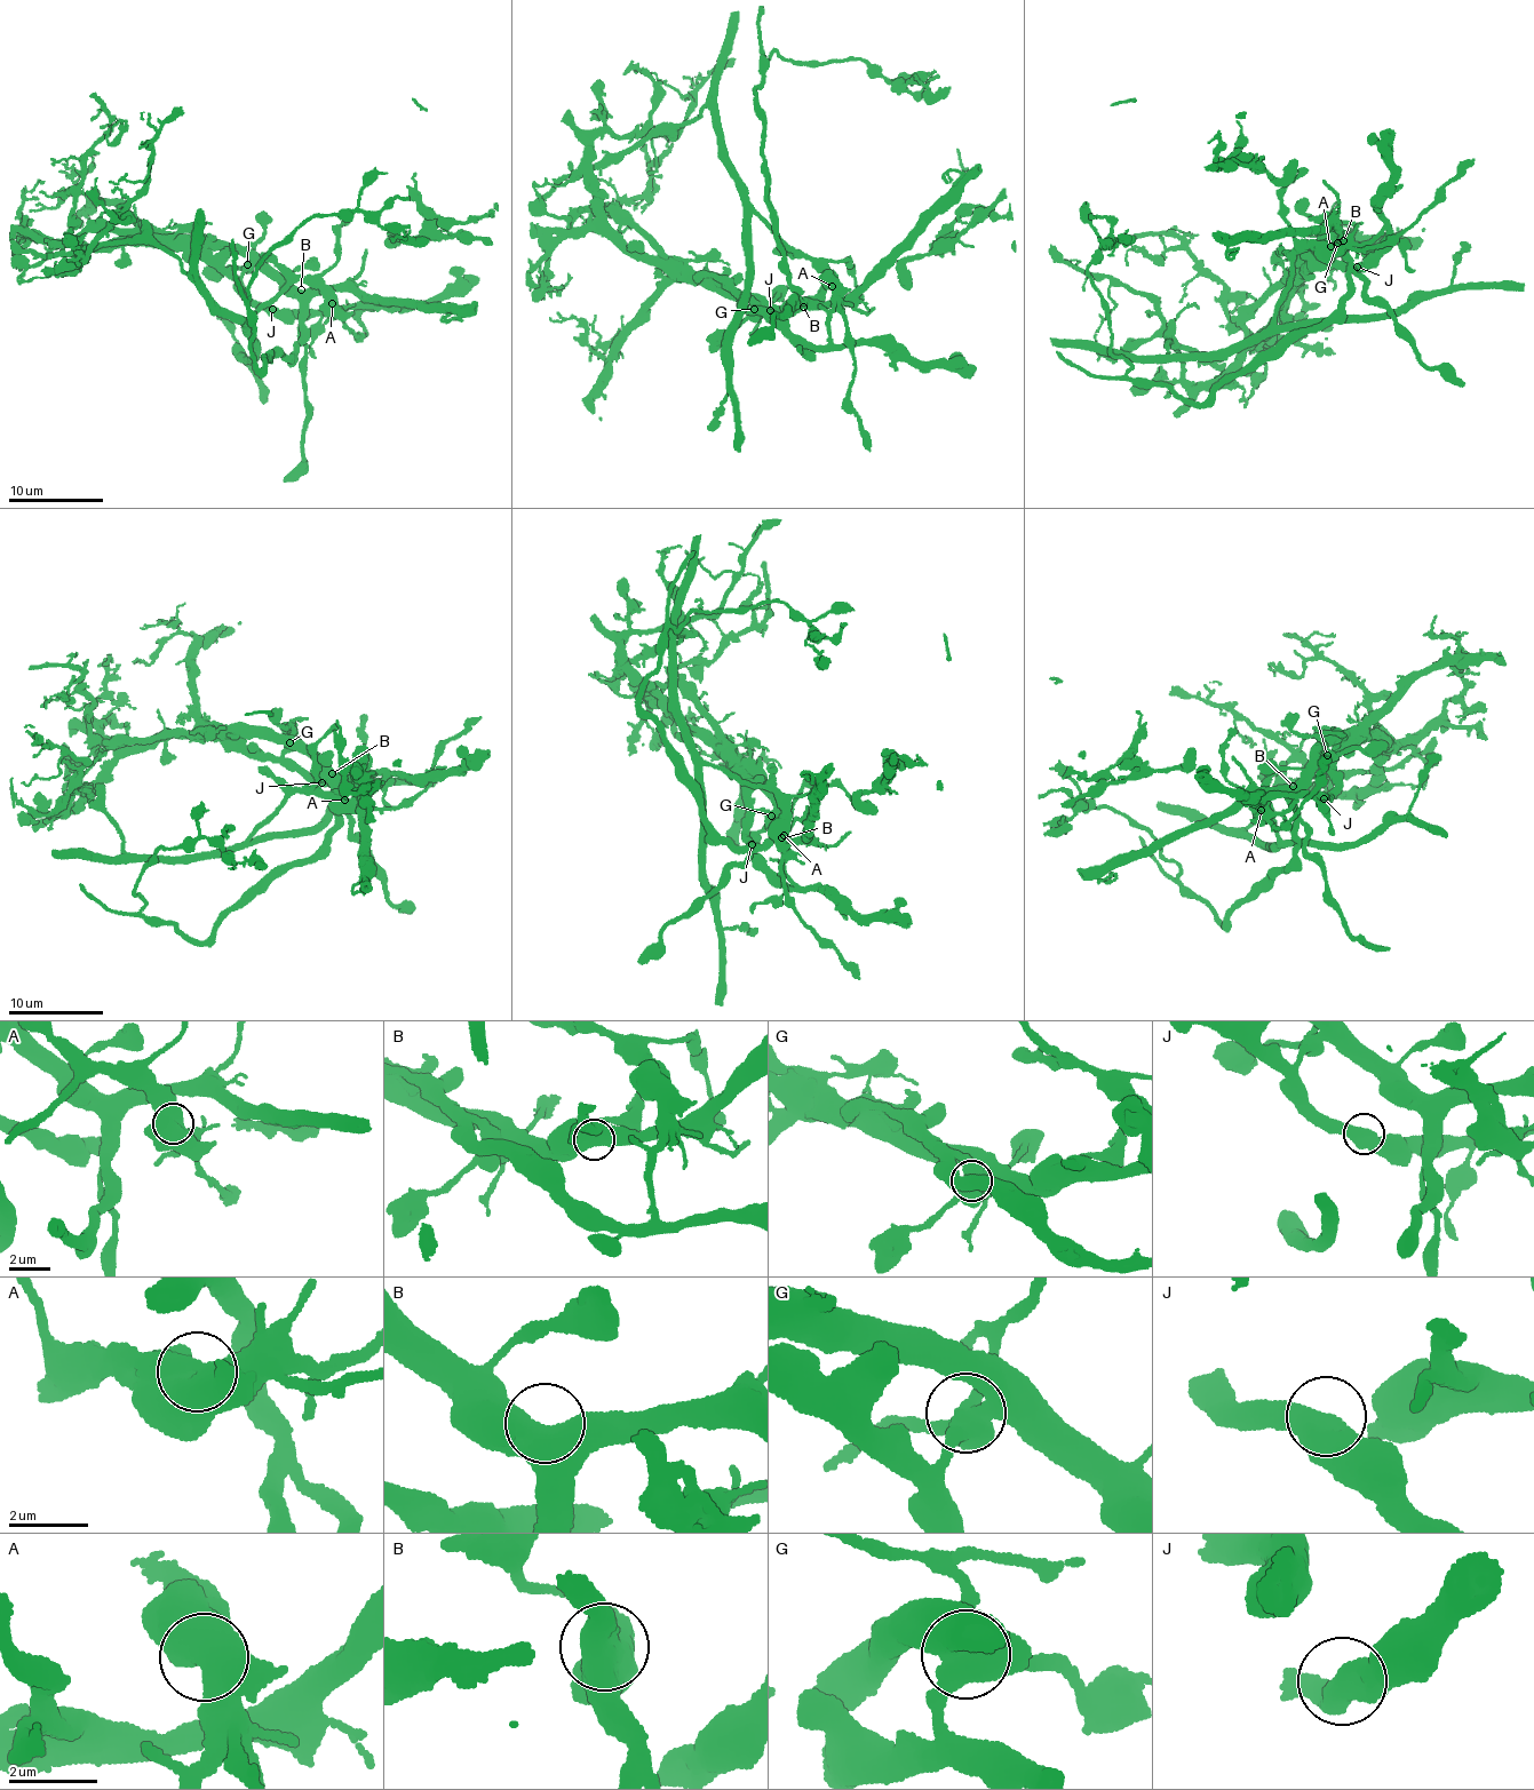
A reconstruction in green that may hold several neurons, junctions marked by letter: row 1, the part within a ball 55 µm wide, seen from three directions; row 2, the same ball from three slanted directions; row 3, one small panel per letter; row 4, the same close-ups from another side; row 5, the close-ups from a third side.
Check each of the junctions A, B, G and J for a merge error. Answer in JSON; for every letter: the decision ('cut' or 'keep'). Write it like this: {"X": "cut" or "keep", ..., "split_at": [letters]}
{"A": "cut", "B": "keep", "G": "cut", "J": "keep", "split_at": ["A", "G"]}

